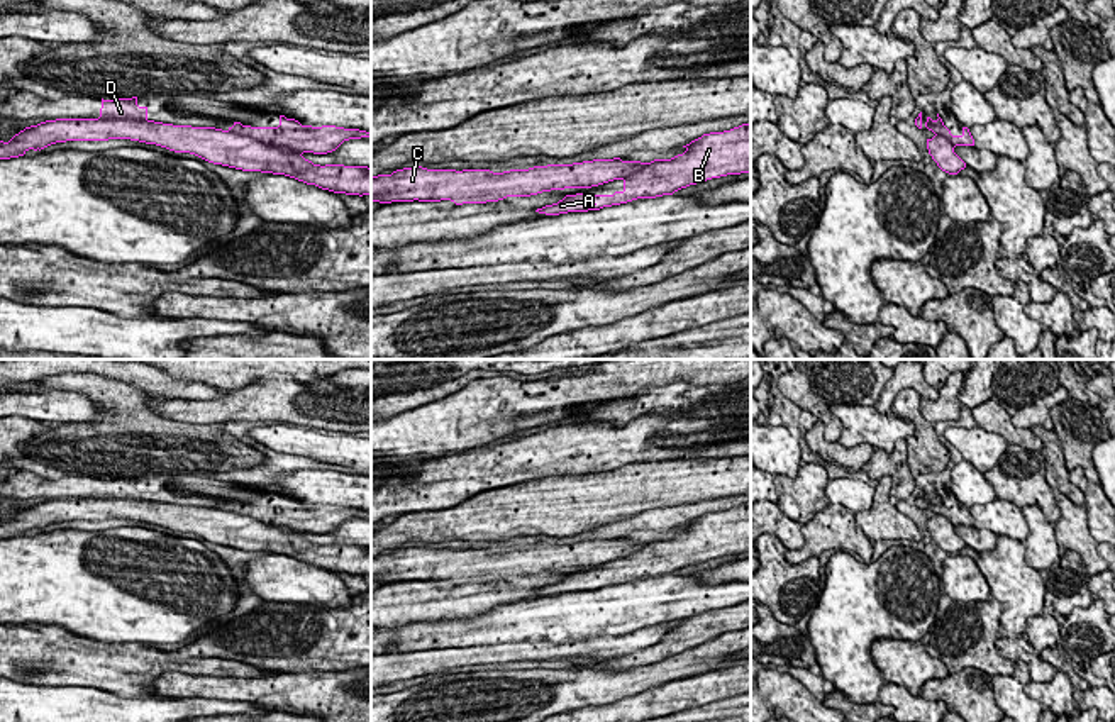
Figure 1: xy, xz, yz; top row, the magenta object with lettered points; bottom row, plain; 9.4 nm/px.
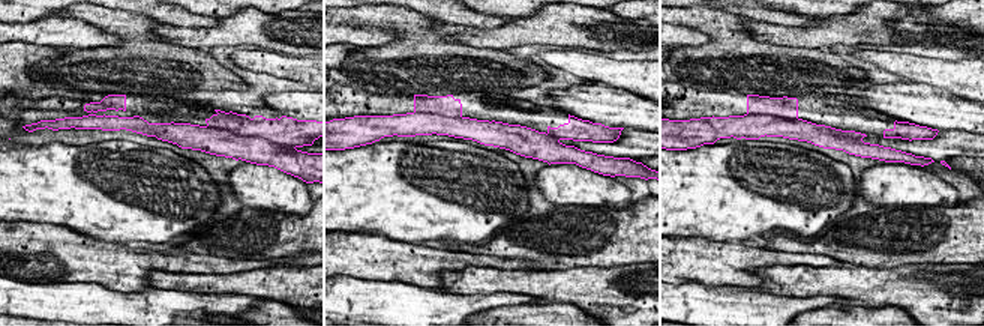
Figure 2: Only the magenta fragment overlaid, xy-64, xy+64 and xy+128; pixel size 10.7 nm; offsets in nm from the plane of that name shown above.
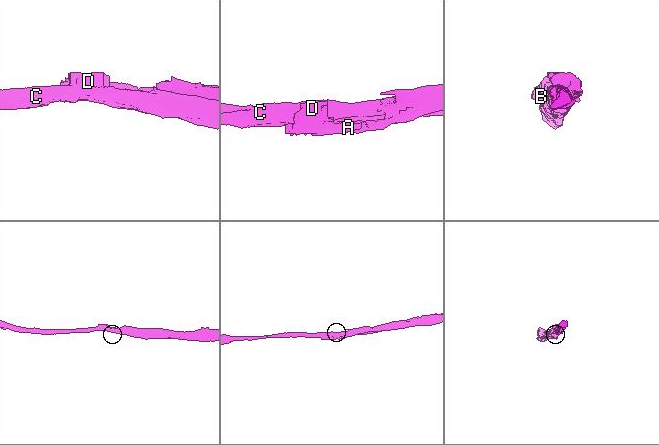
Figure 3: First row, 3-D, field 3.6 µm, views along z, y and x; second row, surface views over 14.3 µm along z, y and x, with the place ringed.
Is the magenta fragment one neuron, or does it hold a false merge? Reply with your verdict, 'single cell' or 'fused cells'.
fused cells

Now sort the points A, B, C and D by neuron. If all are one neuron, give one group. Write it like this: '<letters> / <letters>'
A B D / C

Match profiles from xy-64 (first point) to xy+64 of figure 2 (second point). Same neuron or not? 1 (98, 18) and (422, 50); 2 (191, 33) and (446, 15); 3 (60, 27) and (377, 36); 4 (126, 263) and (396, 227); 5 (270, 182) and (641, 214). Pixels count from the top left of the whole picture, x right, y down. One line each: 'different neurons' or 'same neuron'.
1: same neuron
2: different neurons
3: same neuron
4: different neurons
5: different neurons

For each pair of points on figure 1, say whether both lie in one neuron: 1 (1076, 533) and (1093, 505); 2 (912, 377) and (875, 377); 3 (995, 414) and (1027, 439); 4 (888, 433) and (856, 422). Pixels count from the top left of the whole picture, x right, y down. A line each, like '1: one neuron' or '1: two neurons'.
1: two neurons
2: two neurons
3: one neuron
4: one neuron

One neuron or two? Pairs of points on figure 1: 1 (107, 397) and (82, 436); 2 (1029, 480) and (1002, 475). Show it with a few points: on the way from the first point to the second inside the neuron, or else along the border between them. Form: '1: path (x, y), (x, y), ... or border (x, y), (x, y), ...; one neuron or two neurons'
1: path (107, 407), (107, 416), (92, 431); one neuron
2: path (1022, 480), (1009, 477); one neuron

